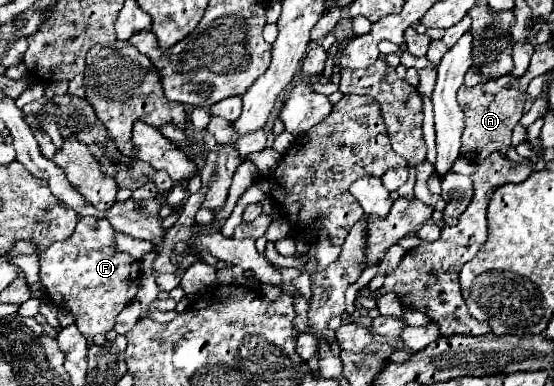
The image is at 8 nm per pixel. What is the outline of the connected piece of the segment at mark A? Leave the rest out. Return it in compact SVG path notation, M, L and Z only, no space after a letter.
M503 75L475 87L461 87L457 91L457 101L465 111L461 155L471 163L481 163L493 151L505 155L511 147L511 131L519 123L525 105L525 93L519 89L519 79L513 75Z

